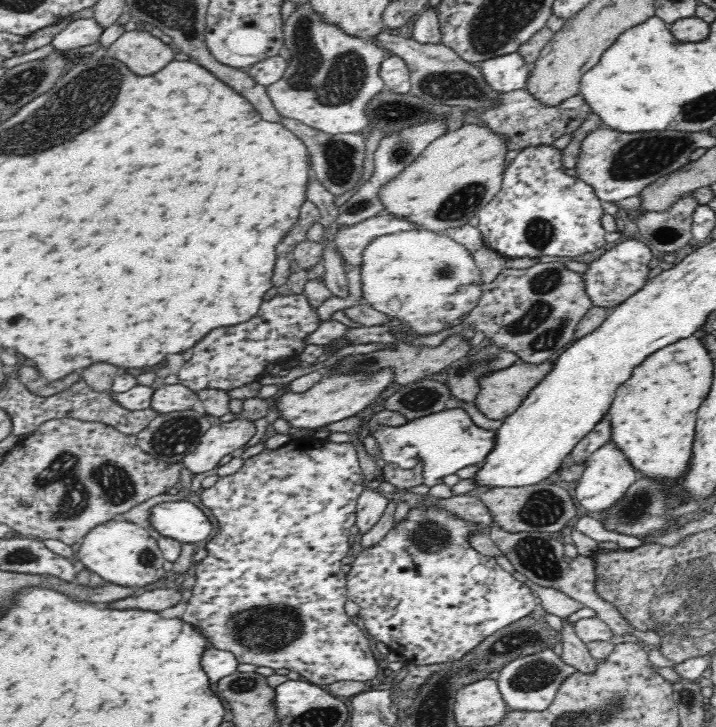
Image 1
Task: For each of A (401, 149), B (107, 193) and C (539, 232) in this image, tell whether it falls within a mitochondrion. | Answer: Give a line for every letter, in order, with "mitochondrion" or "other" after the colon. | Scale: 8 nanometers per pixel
A: mitochondrion
B: other
C: mitochondrion

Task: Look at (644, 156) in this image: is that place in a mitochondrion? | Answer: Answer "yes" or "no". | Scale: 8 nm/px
yes

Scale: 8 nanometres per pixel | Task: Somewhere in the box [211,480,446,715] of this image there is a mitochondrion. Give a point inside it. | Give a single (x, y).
(268, 630)

